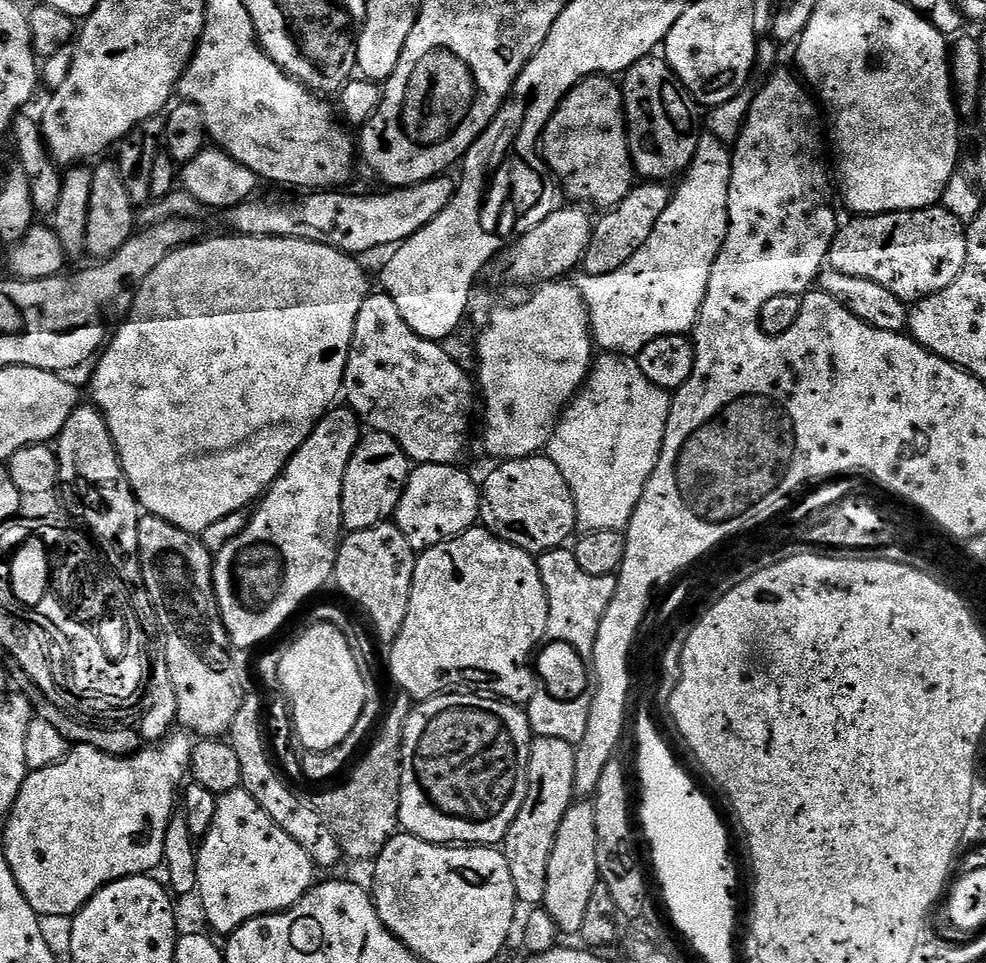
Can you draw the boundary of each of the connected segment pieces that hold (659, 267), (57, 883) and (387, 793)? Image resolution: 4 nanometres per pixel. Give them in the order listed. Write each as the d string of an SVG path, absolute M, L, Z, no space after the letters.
M709 134L700 136L694 158L681 182L672 192L672 200L662 210L662 216L646 238L645 244L635 252L626 266L618 266L614 274L586 275L577 273L576 289L582 294L591 322L593 343L605 353L613 356L635 357L642 346L663 336L683 336L691 333L700 316L706 290L710 286L710 274L714 262L726 242L728 233L728 191L732 177L732 154L729 145Z
M188 734L176 735L169 735L159 746L145 747L135 756L108 756L96 748L77 744L63 760L59 760L54 766L43 768L37 772L29 771L26 782L18 793L18 800L14 802L12 811L3 821L5 824L2 851L6 854L6 862L10 862L10 870L14 870L14 879L18 882L19 889L22 890L22 894L26 894L26 902L30 902L30 906L34 906L34 910L39 916L42 918L48 918L48 916L71 918L84 907L86 902L90 902L90 898L94 898L94 894L98 894L98 890L102 890L107 884L112 884L115 880L121 880L127 876L155 873L155 868L159 869L163 865L166 826L170 826L173 815L177 811L178 793L185 783L186 773L192 763L193 737Z
M397 691L395 695L396 701L393 702L392 709L389 712L387 709L375 733L376 741L374 736L371 743L367 745L366 751L359 757L360 765L358 760L355 767L351 769L352 777L341 788L336 788L333 792L324 792L321 796L311 797L310 800L312 809L322 818L322 822L326 822L326 826L330 826L334 838L338 838L341 853L347 859L349 856L352 860L375 861L376 857L382 854L386 842L390 842L392 837L401 831L400 751L404 745L404 727L408 721L408 715L412 713L414 701L411 696L402 691Z

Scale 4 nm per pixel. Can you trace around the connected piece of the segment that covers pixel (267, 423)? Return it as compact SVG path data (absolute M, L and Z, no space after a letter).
M227 235L216 236L213 240L200 238L182 248L173 248L169 256L150 270L145 280L139 281L128 321L113 336L111 333L92 372L91 403L104 416L136 501L147 515L162 518L178 526L178 530L193 534L202 533L206 526L218 522L218 518L245 511L248 503L251 505L259 501L284 471L288 459L299 450L302 442L306 442L316 423L337 403L344 386L354 322L358 318L358 310L362 310L362 302L370 295L369 289L364 288L364 268L357 257L298 238Z

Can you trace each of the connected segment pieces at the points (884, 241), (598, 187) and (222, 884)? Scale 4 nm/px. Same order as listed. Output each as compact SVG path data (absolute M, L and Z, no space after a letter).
M942 206L919 208L913 212L856 216L849 224L841 223L837 227L836 237L832 240L826 264L828 268L838 270L842 274L878 282L878 286L886 286L886 290L890 290L890 294L894 294L899 300L915 302L946 290L946 286L950 286L954 278L962 274L966 266L967 241L965 221L954 218L954 214L950 214L950 210Z
M587 76L565 94L564 101L544 127L542 160L547 171L564 183L569 201L607 210L630 194L634 169L624 119L624 94L615 79Z
M242 786L216 797L214 822L199 841L196 861L196 892L213 933L230 934L254 918L285 912L311 890L318 875L310 854Z

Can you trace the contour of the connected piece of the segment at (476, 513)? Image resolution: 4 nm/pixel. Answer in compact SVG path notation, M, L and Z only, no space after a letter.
M418 464L408 473L394 523L417 554L438 546L466 530L477 527L480 519L480 488L456 464Z

